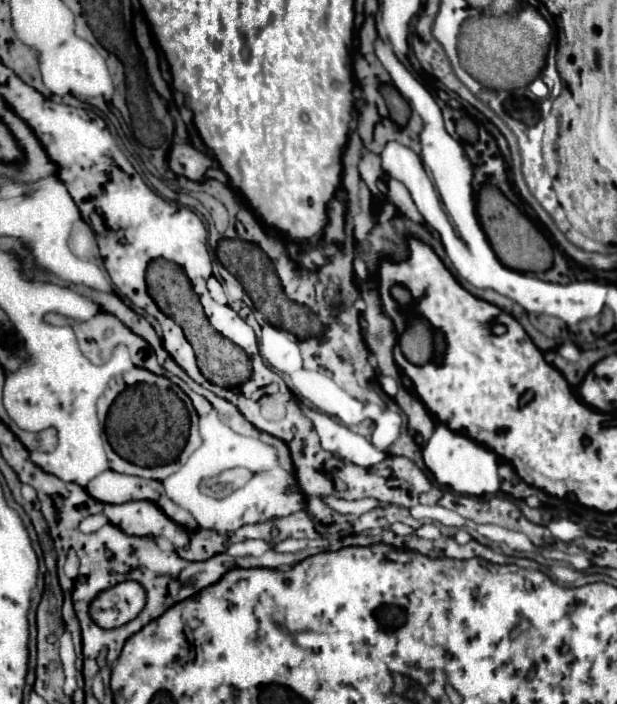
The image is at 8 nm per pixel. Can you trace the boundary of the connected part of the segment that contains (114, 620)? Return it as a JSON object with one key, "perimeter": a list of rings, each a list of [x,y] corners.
{"perimeter":[[[124,581],[96,595],[96,599],[90,603],[88,613],[98,627],[110,629],[132,621],[142,611],[144,603],[146,593],[140,583]]]}

